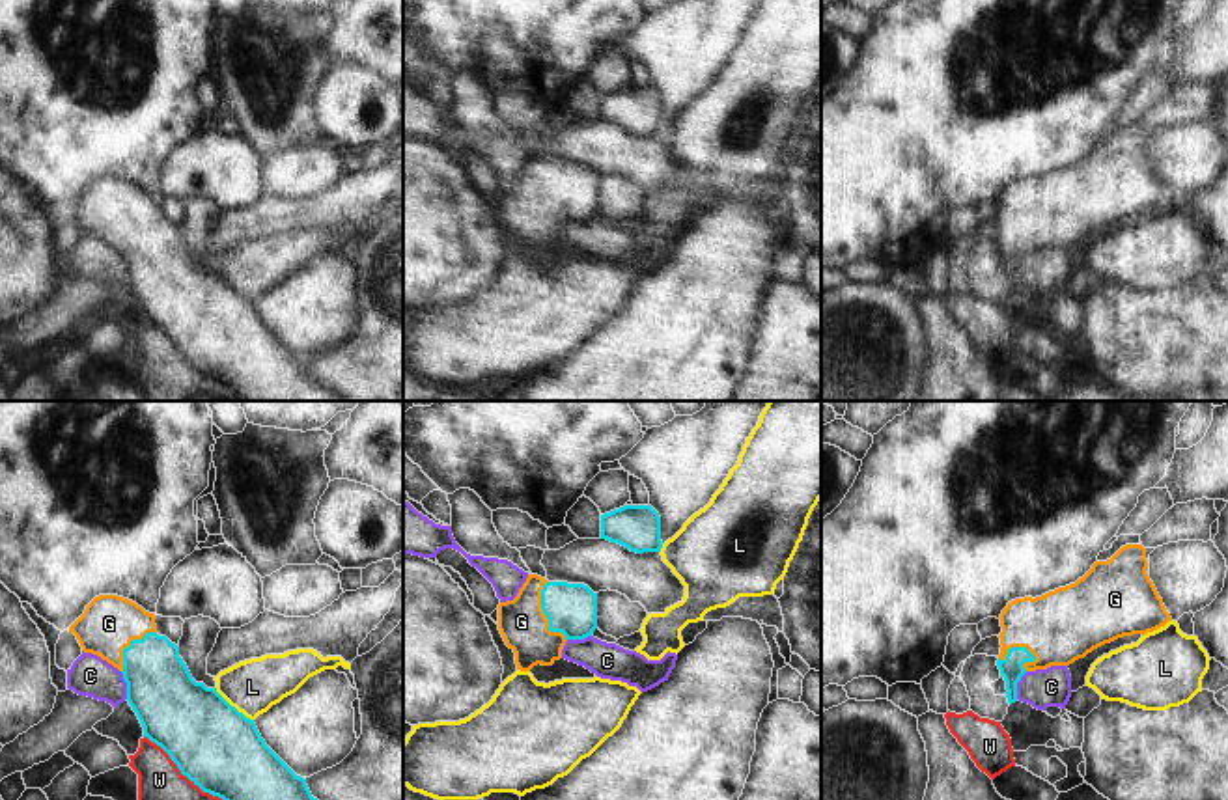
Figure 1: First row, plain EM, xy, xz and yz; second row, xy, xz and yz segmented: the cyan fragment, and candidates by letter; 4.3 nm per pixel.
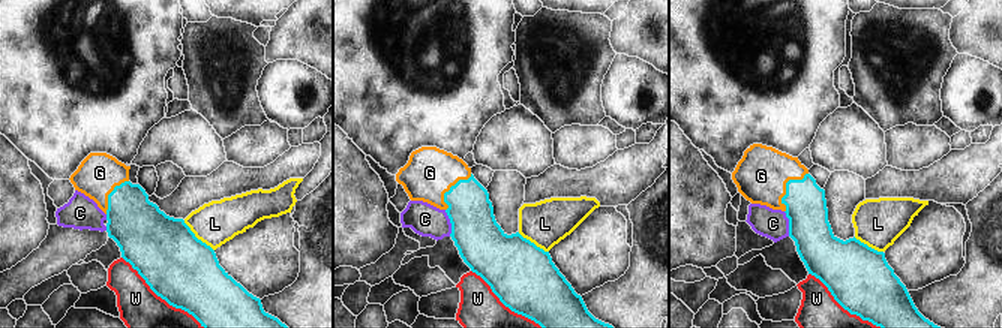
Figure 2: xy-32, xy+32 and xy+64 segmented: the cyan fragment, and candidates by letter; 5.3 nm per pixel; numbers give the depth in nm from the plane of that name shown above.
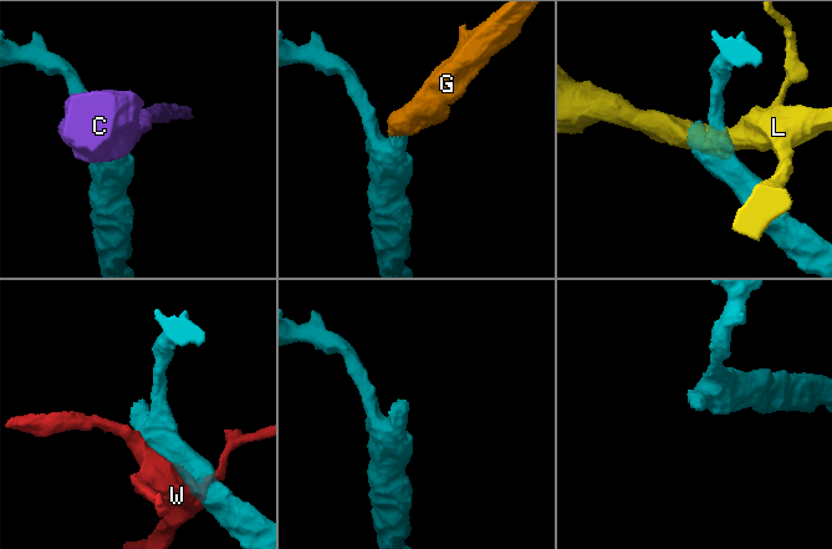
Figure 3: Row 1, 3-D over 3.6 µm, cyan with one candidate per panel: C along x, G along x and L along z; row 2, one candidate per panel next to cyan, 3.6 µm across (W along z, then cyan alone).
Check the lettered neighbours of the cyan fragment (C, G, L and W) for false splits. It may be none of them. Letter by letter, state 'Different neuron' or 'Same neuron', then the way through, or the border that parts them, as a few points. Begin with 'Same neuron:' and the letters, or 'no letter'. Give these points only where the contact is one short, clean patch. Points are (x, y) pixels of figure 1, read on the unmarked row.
Same neuron: G
C: Different neuron. Boundary: xy (120, 254), (127, 280)
G: Same neuron. Path across: xz (572, 191), (544, 194), (534, 204), (521, 204)
L: Different neuron
W: Different neuron.

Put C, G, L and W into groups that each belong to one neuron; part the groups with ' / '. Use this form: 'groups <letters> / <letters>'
groups C / G / L / W

